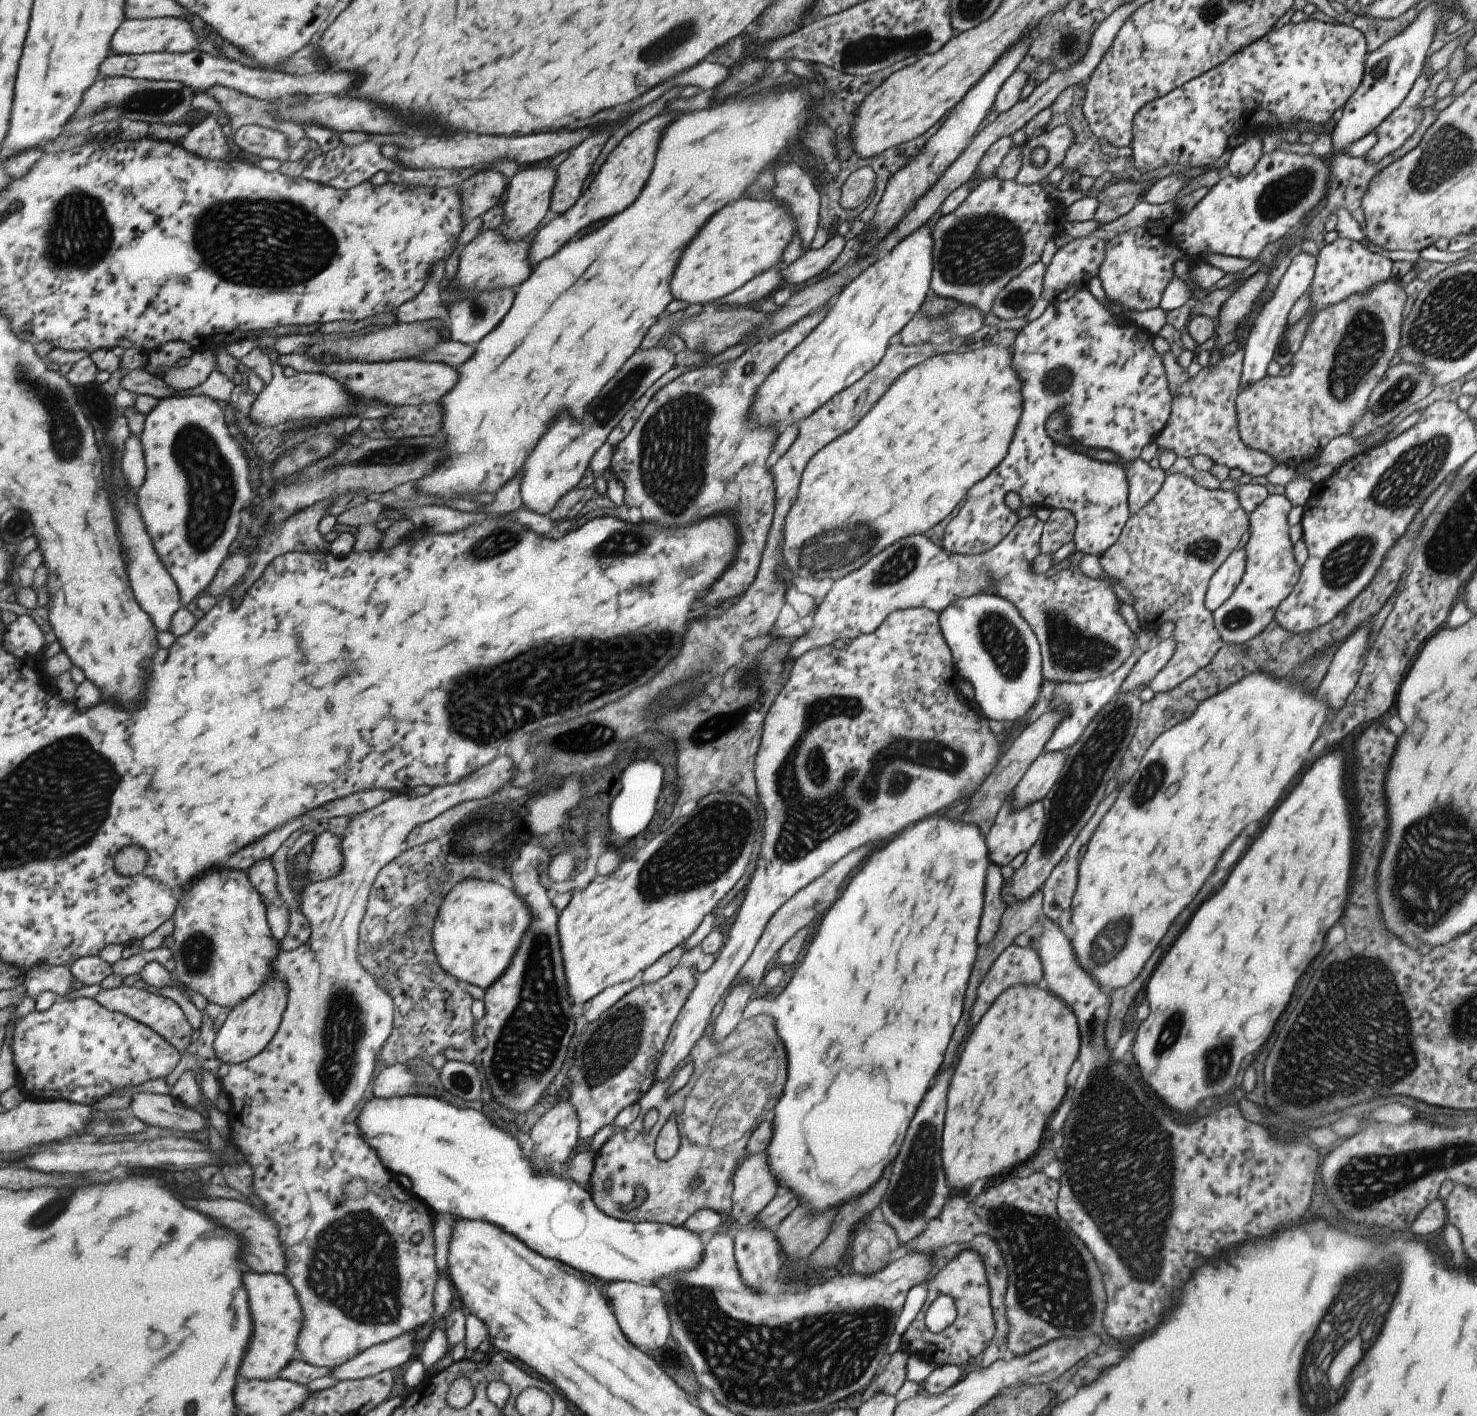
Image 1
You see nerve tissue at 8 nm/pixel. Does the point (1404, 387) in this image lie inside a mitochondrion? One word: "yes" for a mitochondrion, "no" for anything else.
yes

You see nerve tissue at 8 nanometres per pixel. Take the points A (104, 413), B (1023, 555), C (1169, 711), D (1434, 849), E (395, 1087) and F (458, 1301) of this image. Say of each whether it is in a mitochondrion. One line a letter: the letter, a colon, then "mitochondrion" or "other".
A: mitochondrion
B: other
C: mitochondrion
D: mitochondrion
E: other
F: other

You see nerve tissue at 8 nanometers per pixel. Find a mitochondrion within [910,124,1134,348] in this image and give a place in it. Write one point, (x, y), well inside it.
(976, 251)

